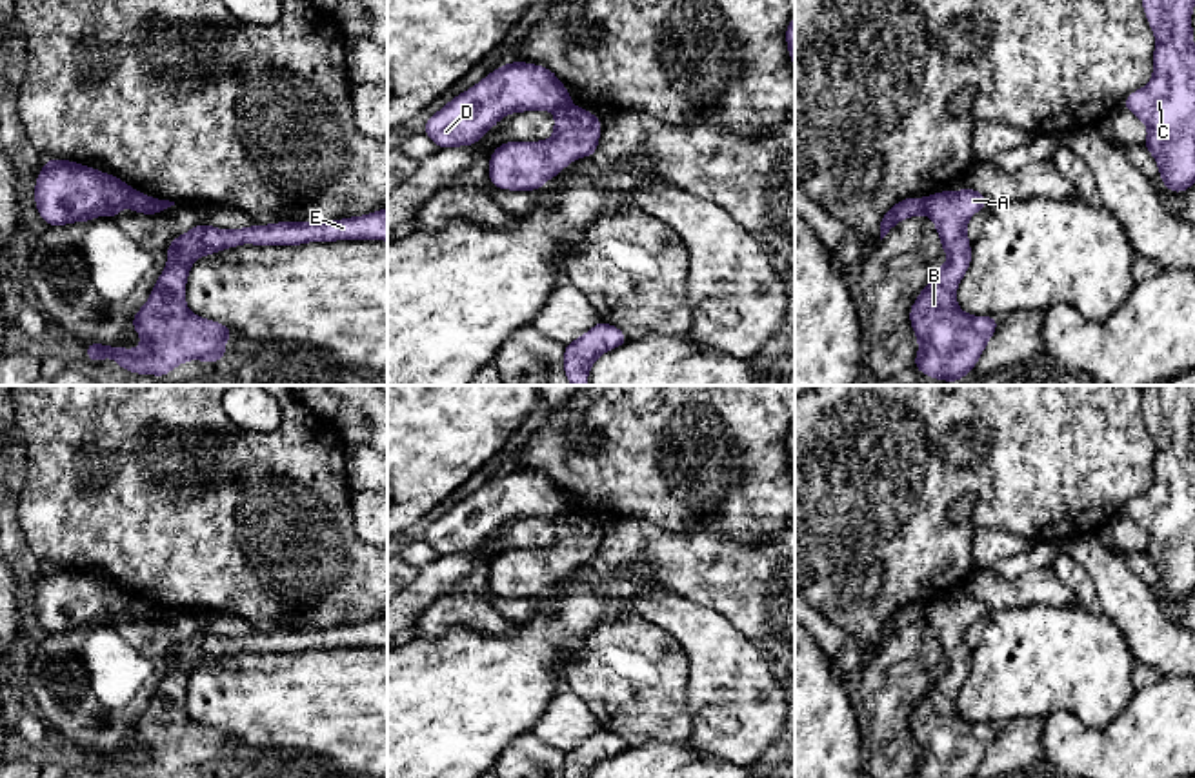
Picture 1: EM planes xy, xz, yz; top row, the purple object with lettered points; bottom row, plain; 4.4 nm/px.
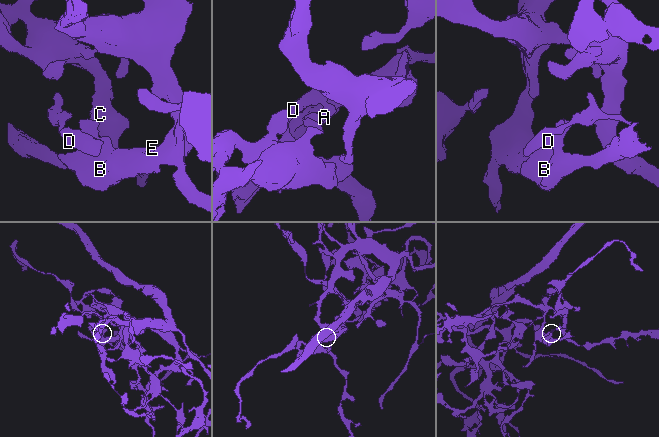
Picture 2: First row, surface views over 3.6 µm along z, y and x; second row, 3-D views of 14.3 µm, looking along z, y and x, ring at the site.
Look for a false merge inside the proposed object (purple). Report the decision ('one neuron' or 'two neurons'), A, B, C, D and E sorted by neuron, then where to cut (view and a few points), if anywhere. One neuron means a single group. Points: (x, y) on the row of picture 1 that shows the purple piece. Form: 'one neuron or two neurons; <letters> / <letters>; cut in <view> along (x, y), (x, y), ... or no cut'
two neurons; A B C E / D; cut in xz along (570, 104), (561, 106), (555, 113)

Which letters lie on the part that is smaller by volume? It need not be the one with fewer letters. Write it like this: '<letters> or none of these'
D

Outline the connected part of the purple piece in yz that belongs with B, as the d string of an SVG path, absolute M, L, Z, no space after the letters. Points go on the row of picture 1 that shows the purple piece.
M971 187L939 191L924 198L926 216L935 222L948 264L935 267L929 284L909 309L909 322L919 340L913 367L935 380L957 384L975 371L999 325L999 318L964 313L955 296L971 264L968 220L988 204L988 198Z

